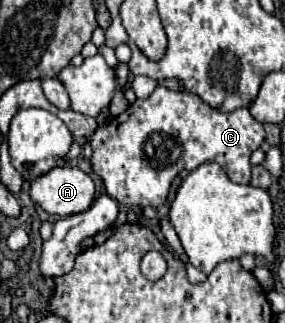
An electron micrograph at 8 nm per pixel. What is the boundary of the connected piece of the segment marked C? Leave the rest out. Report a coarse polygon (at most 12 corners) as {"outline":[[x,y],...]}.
{"outline":[[156,87],[92,135],[124,205],[162,207],[216,161],[250,183],[264,125]]}

